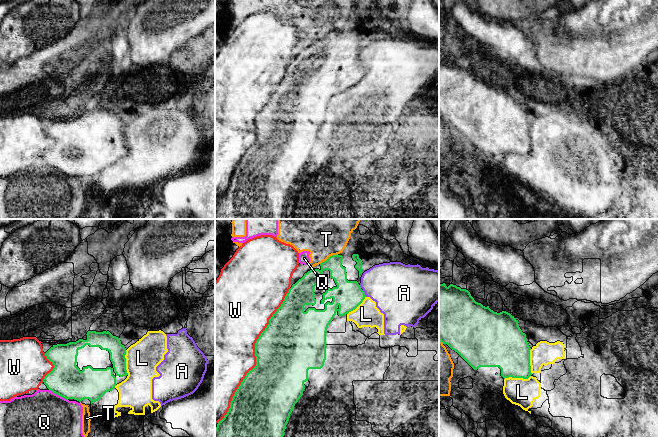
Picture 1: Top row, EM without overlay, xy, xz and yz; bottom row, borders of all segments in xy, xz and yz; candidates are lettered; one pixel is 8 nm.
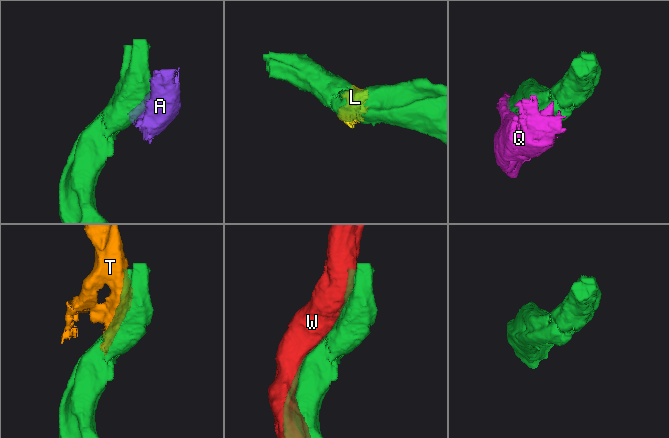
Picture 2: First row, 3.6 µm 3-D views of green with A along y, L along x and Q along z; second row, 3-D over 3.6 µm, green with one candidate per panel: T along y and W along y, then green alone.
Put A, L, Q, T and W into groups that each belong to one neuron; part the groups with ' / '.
A L / Q T / W

